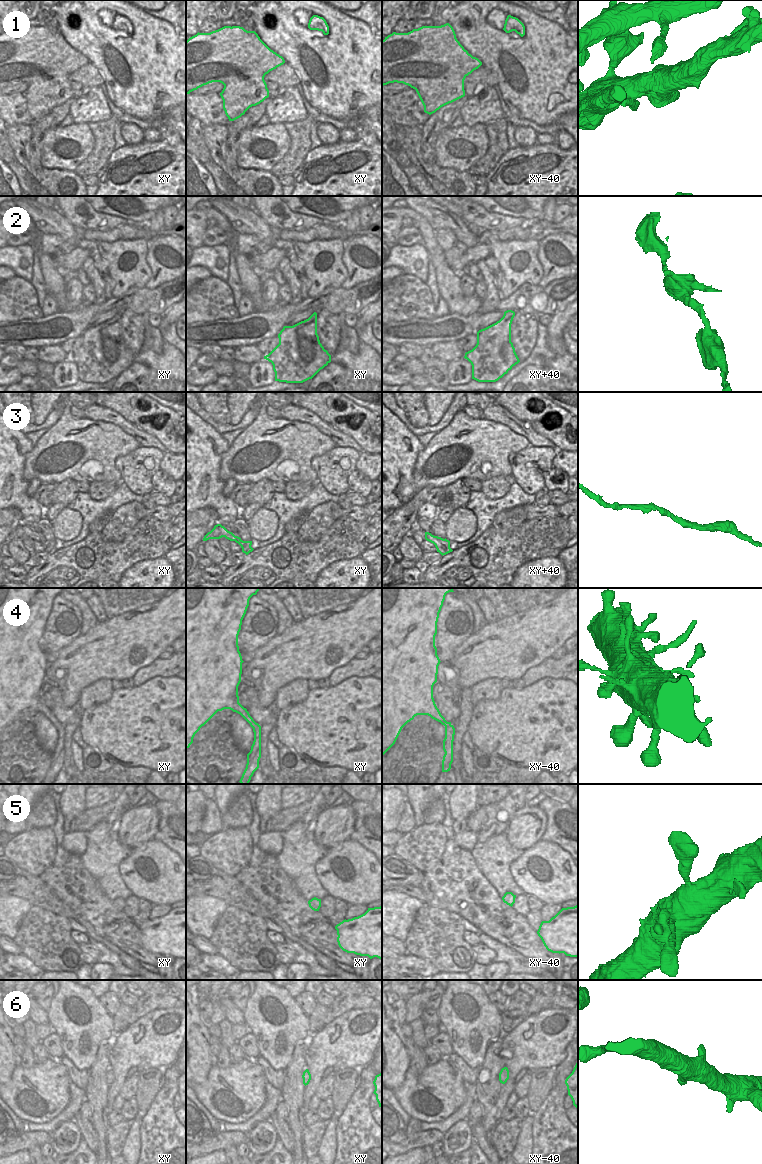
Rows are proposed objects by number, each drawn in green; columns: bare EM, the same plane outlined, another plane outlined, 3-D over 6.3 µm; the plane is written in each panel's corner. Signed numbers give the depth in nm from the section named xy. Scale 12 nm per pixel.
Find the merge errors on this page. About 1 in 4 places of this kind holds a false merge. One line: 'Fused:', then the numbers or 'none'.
Fused: 4

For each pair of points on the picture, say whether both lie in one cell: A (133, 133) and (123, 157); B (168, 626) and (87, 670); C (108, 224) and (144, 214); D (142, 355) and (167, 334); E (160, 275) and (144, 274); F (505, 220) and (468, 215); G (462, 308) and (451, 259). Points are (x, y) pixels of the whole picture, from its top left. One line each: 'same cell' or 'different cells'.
A: different cells
B: same cell
C: different cells
D: different cells
E: different cells
F: same cell
G: different cells

